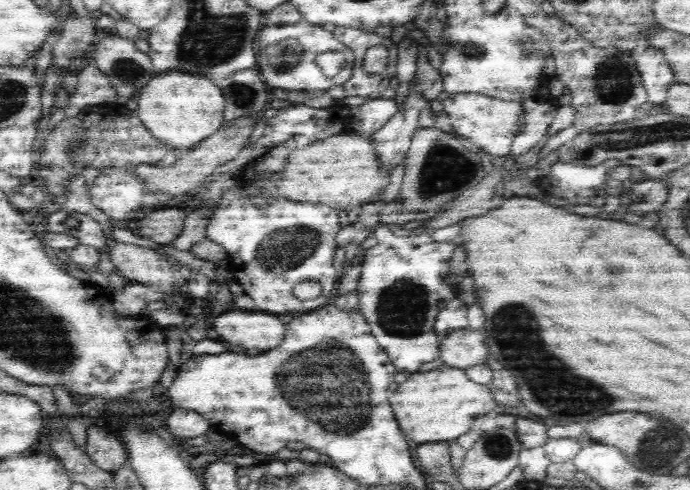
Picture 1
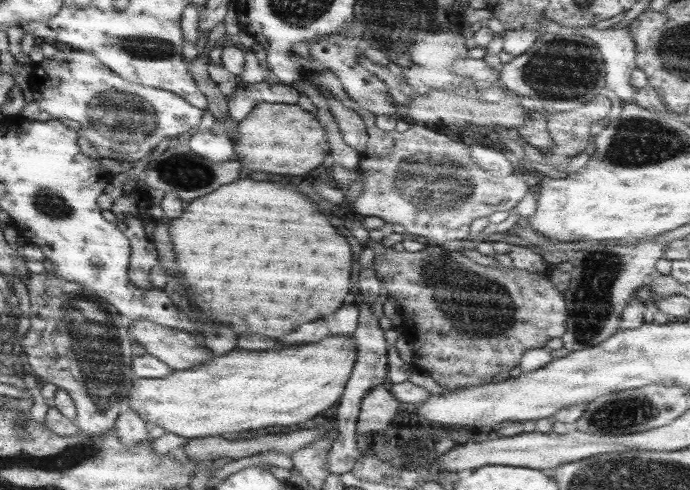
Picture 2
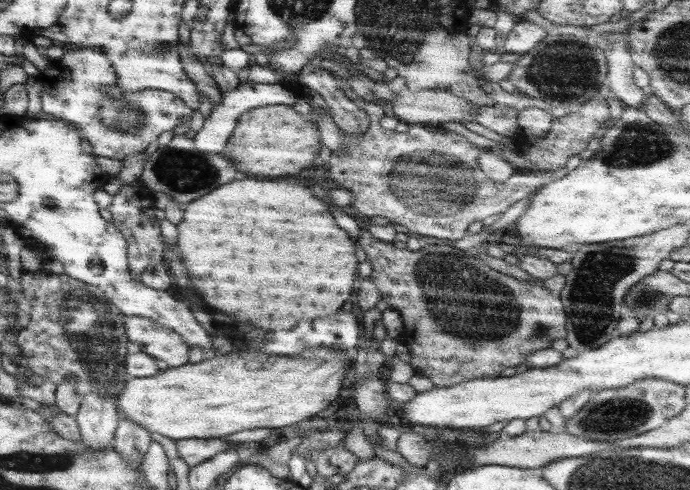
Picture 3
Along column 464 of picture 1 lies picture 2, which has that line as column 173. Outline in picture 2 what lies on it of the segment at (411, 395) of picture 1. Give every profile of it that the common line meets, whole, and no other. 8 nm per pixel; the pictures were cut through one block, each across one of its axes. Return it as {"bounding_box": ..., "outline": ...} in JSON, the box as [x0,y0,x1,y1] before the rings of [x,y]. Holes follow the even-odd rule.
{"bounding_box":[127,338,356,440],"outline":[[[323,338],[319,342],[279,348],[279,350],[237,350],[217,358],[205,360],[205,366],[177,370],[167,378],[136,378],[131,383],[127,406],[137,413],[143,422],[161,426],[165,432],[173,432],[187,440],[205,437],[236,434],[243,431],[254,431],[272,426],[307,425],[320,412],[333,406],[341,397],[355,361],[356,348],[354,338]]]}

